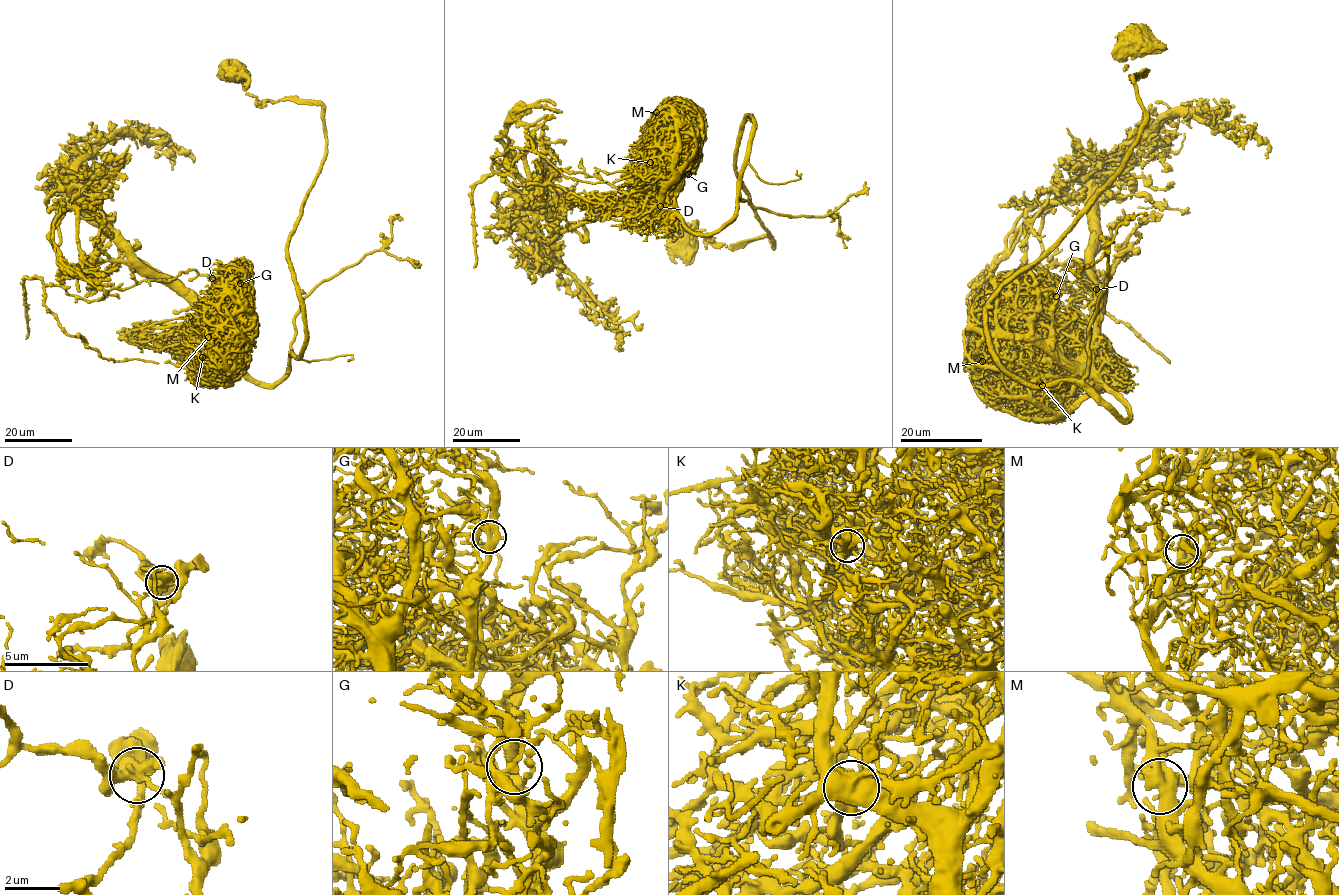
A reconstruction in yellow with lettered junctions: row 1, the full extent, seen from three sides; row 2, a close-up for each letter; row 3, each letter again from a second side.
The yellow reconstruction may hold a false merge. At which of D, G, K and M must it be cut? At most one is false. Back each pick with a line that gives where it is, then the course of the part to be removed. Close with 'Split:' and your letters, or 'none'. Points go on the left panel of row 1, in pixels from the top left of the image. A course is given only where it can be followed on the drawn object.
D: Place: (212, 278). Course of the part to remove: (212, 278), (188, 269), (95, 300), (44, 288), (57, 324), (103, 358), (158, 363)
Split: D

